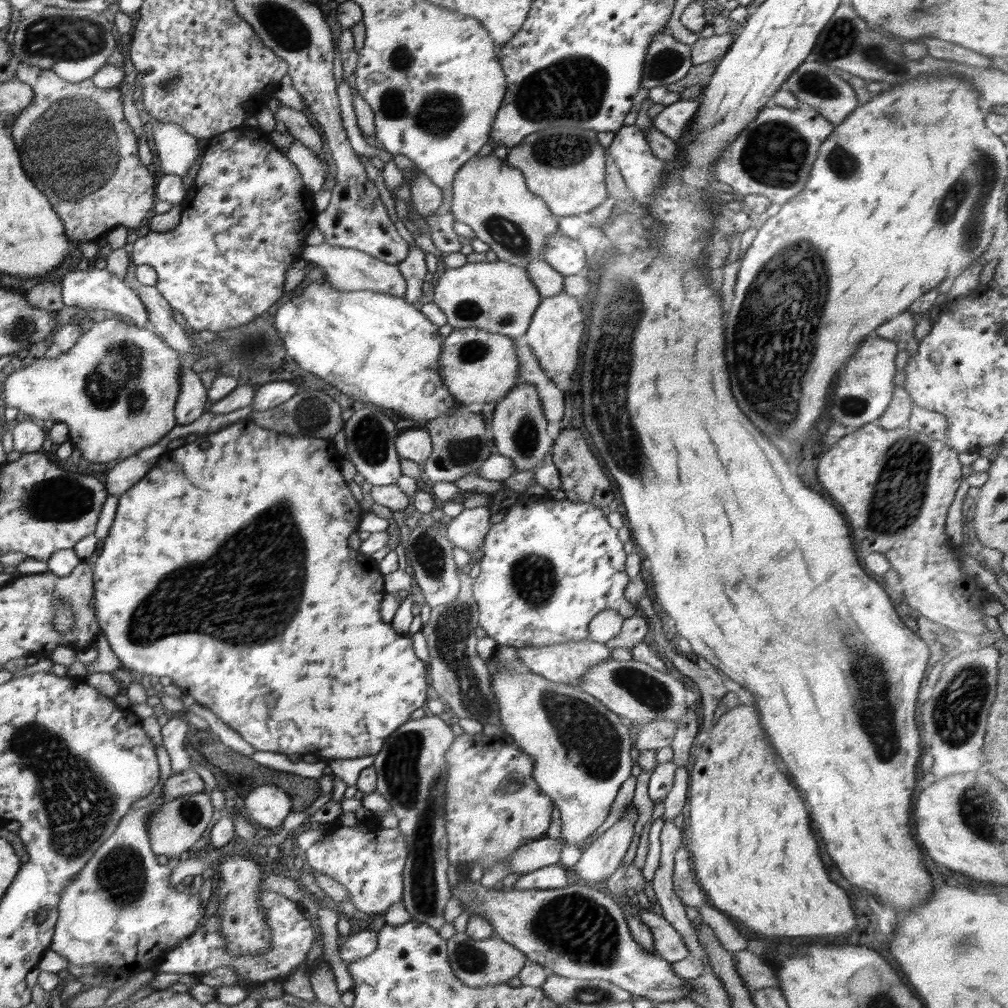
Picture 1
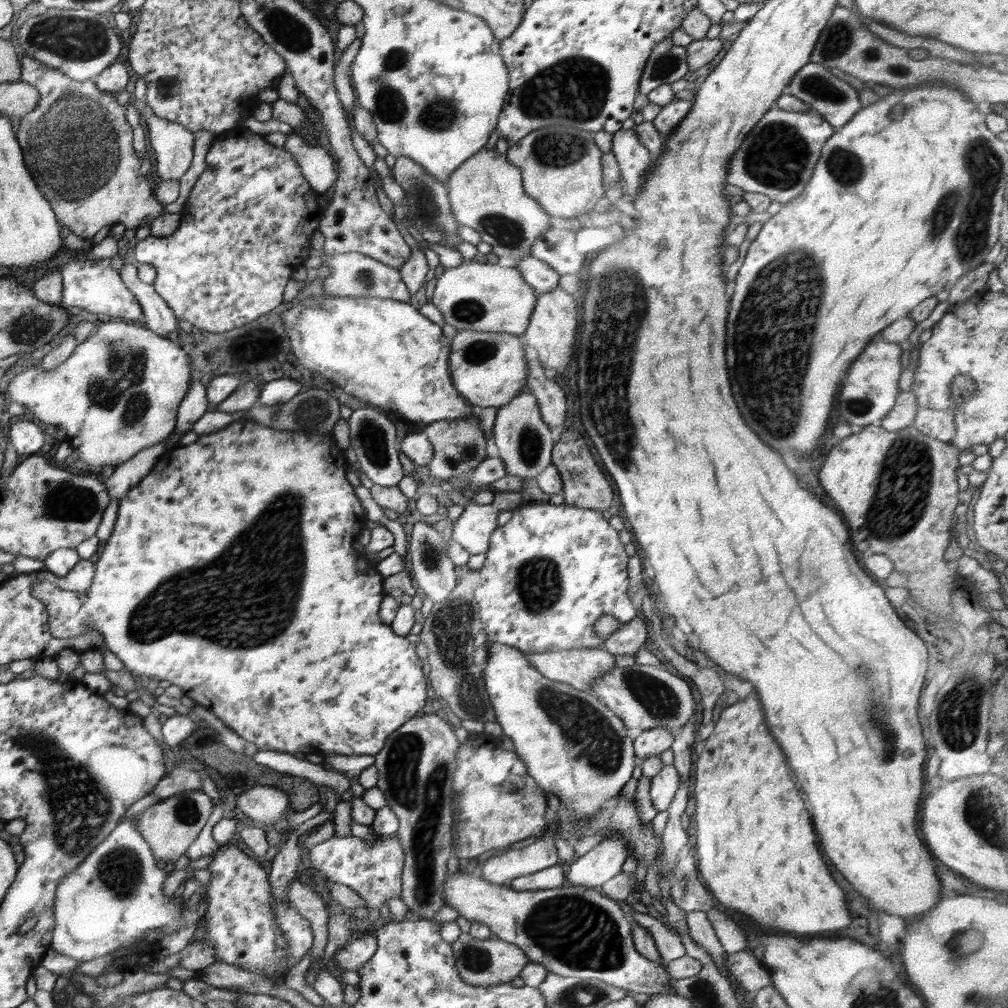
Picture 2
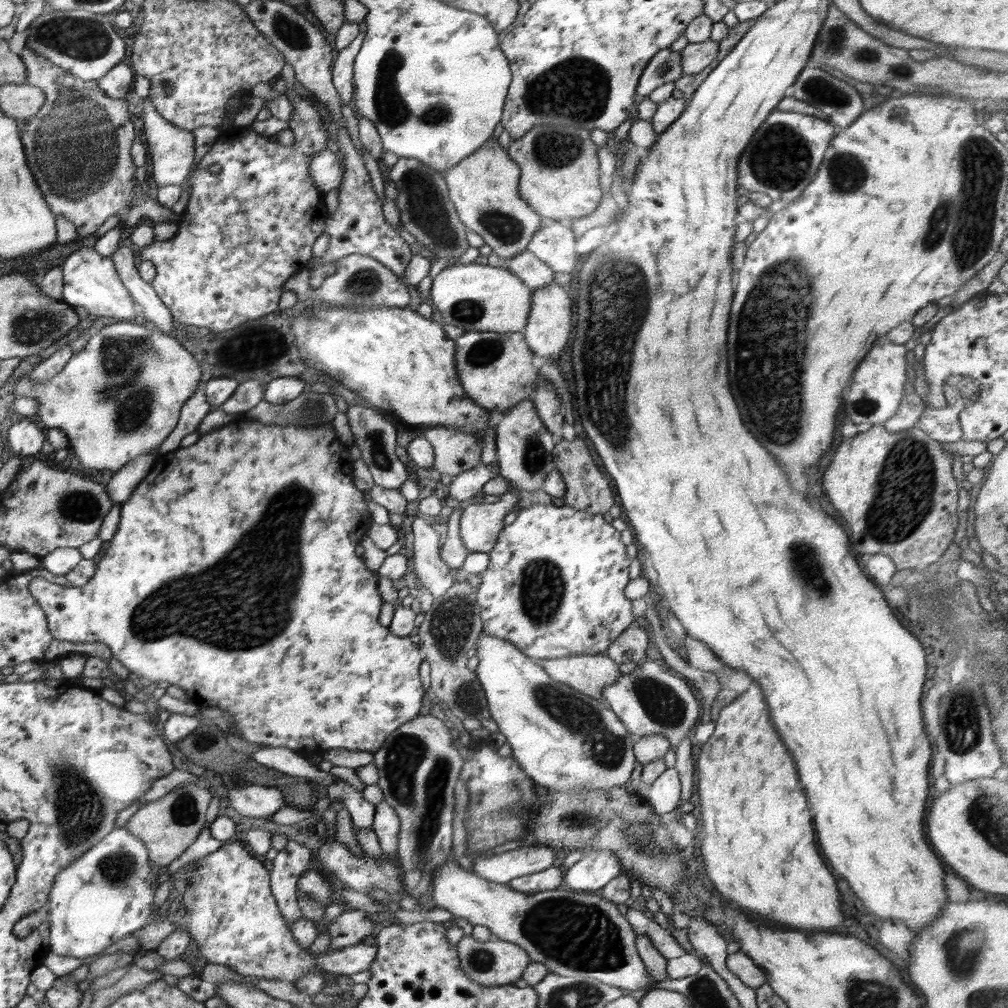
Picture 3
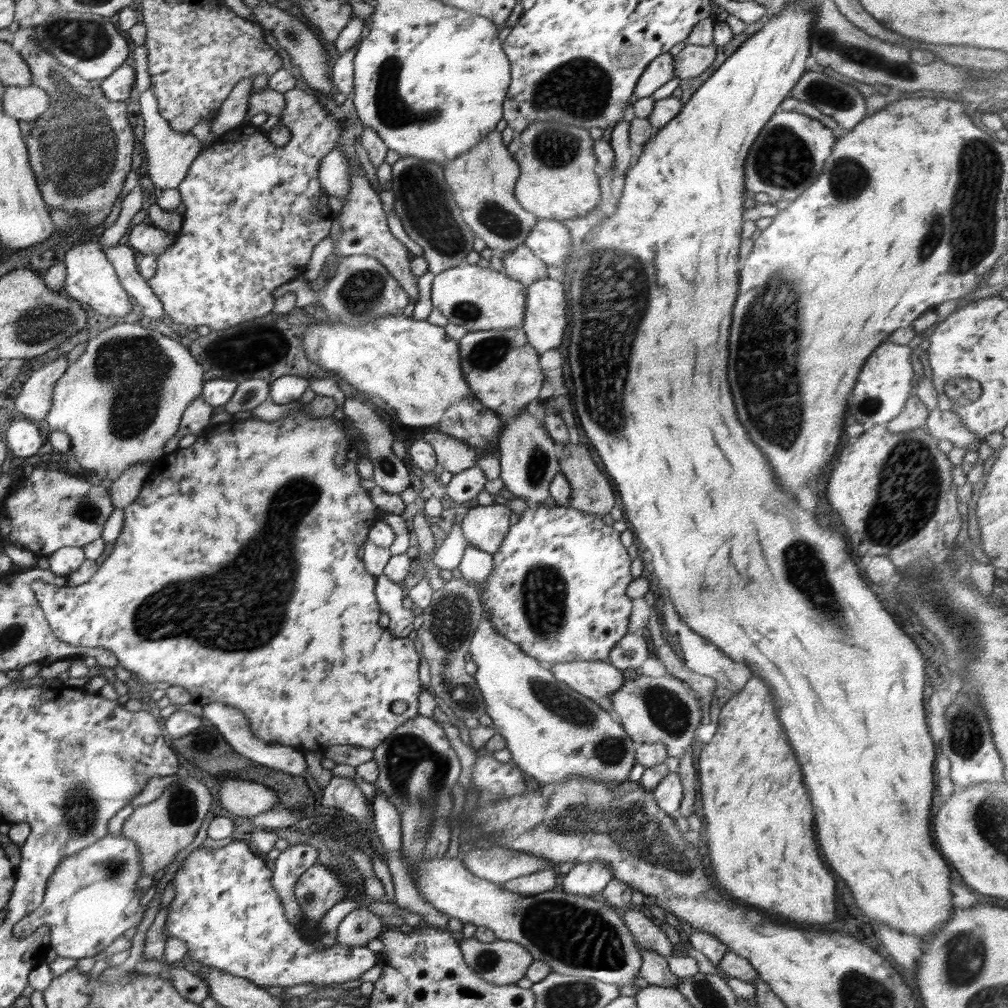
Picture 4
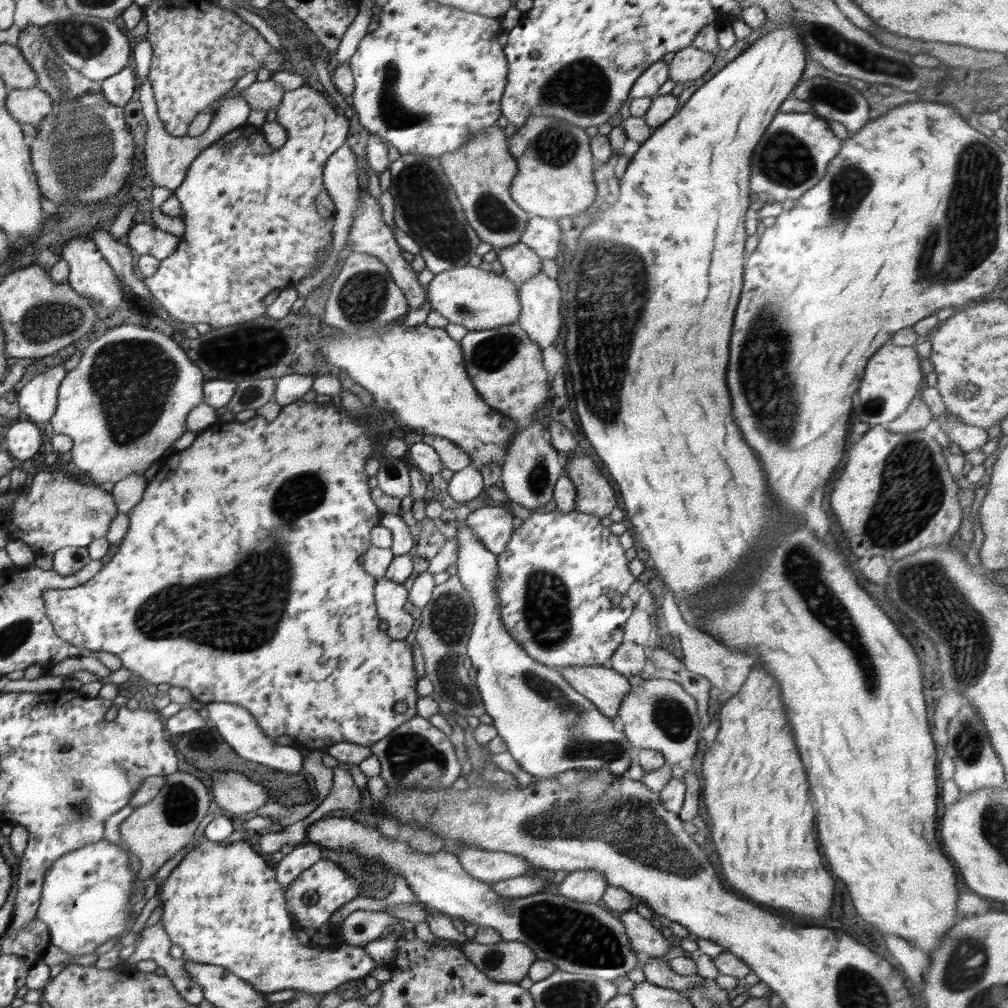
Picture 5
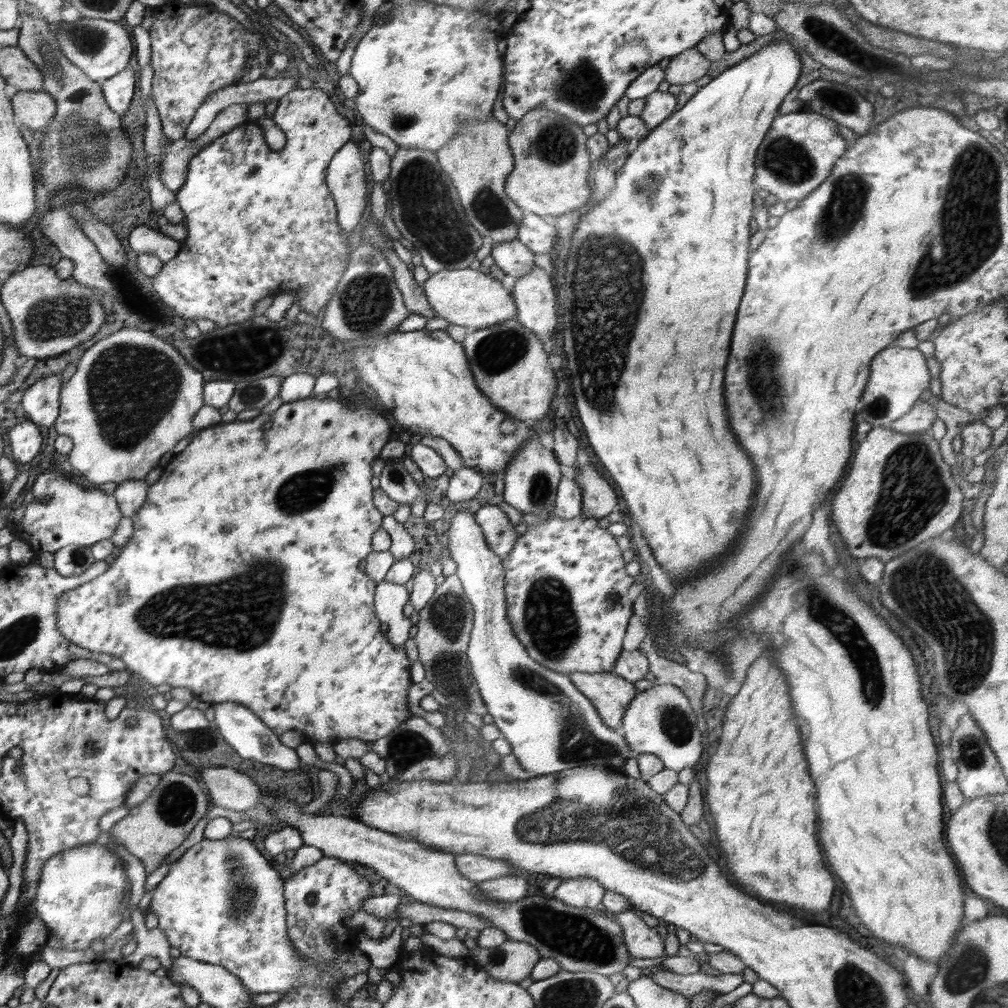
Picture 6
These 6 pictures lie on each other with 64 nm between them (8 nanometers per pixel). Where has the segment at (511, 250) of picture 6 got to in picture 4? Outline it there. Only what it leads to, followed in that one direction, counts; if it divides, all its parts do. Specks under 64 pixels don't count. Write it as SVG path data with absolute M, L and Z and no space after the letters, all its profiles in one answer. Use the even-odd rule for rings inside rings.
M526 245L504 254L502 264L508 276L526 286L548 277L548 265Z

